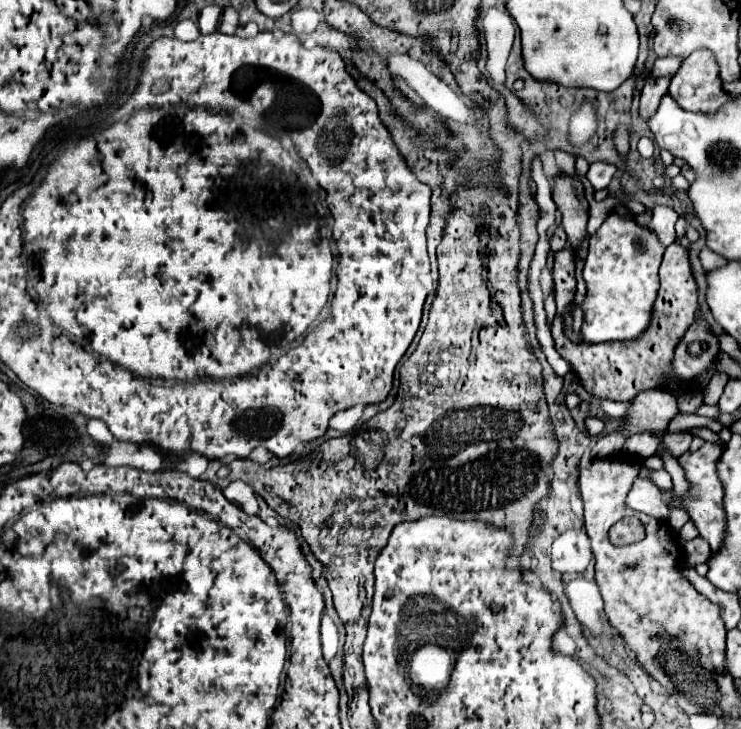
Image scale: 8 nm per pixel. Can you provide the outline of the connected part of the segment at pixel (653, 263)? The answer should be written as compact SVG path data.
M609 215L603 225L591 235L587 257L583 259L583 279L587 285L587 295L581 305L575 301L567 307L573 315L577 307L583 311L581 337L587 343L603 341L625 341L643 333L651 319L651 307L657 297L659 277L657 269L661 263L665 247L659 243L657 235L647 227L637 225L629 219L619 219L619 215Z

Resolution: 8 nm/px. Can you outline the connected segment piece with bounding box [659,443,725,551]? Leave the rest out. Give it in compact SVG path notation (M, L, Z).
M703 445L697 451L685 451L677 461L681 463L681 467L685 469L685 479L689 481L689 489L683 495L677 495L673 489L659 489L661 491L661 499L669 505L669 507L679 507L685 509L689 519L695 523L699 535L709 541L711 551L717 551L723 535L725 535L725 511L723 511L723 485L717 477L715 471L715 461L721 457L723 449L721 445Z

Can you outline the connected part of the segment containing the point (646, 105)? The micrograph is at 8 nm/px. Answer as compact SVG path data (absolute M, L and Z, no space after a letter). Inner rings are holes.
M659 77L643 87L641 99L639 99L639 119L641 121L649 123L649 117L655 115L655 107L659 107L659 99L663 99L663 95L667 93L669 79L671 77Z

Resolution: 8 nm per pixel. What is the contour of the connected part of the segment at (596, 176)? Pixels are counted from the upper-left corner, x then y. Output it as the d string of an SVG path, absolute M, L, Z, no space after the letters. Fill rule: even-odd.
M591 163L585 177L595 187L595 191L599 191L611 183L611 177L615 175L615 171L617 171L617 167L609 165L609 163Z

